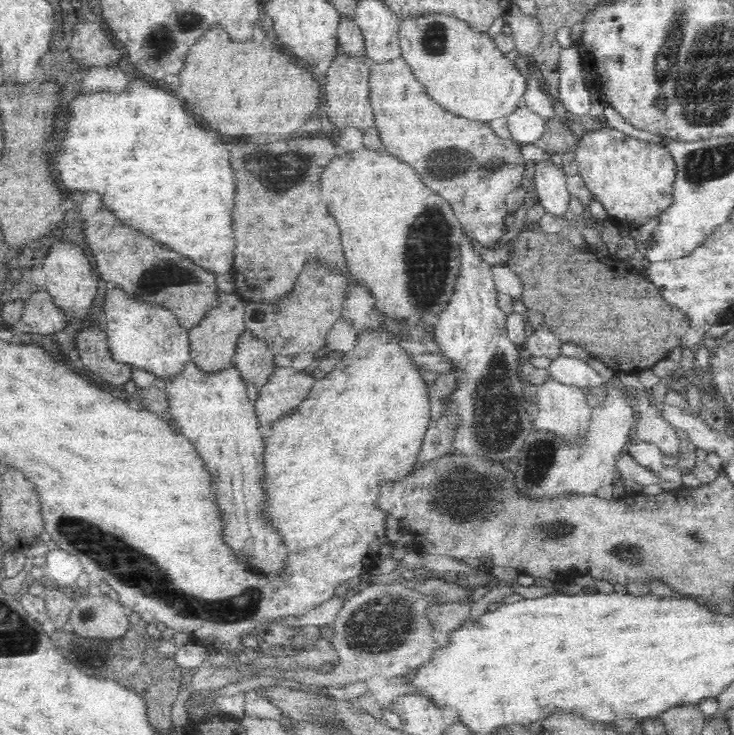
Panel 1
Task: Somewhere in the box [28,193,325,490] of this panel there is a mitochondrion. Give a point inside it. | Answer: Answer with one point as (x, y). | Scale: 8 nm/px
(163, 276)

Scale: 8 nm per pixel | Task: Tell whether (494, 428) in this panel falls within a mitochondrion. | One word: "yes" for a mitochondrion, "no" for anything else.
yes

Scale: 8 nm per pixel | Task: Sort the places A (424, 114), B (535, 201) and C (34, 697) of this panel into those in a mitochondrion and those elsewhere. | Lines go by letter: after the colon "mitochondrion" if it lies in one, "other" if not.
A: other
B: other
C: other

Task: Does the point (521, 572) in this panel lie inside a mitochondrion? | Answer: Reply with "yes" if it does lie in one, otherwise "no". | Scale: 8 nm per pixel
no

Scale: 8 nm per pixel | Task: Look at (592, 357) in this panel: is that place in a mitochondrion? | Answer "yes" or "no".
no

